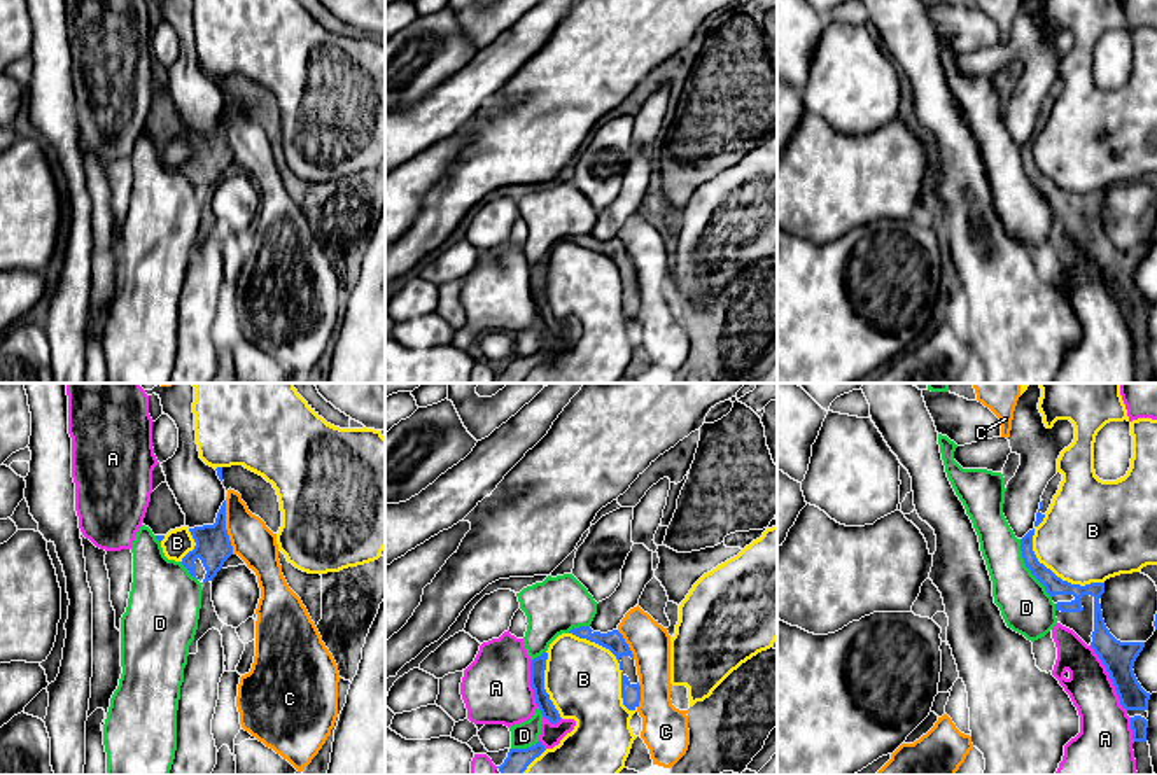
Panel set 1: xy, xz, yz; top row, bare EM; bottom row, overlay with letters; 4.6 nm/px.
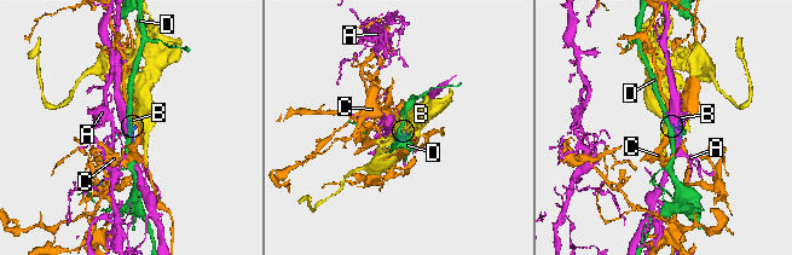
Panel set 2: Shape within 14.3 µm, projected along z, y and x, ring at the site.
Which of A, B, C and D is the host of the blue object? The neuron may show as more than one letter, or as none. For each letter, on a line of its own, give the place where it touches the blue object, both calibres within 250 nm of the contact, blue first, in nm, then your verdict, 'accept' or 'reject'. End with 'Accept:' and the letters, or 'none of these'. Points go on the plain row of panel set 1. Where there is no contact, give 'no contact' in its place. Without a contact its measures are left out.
A: contact yz (1110, 286); calibres 150 and 240 nm; reject
B: contact yz (1049, 177); calibres 90 and 440 nm; reject
C: contact xy (224, 135); calibres 160 and 190 nm; reject
D: contact yz (1028, 175); calibres 90 and 240 nm; reject
Accept: none of these

